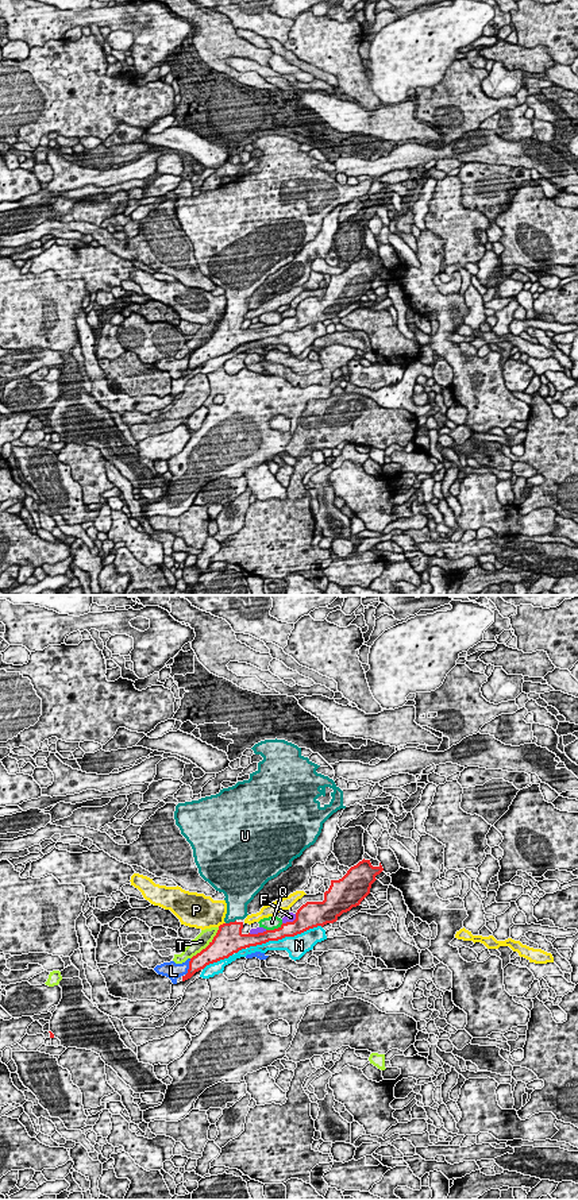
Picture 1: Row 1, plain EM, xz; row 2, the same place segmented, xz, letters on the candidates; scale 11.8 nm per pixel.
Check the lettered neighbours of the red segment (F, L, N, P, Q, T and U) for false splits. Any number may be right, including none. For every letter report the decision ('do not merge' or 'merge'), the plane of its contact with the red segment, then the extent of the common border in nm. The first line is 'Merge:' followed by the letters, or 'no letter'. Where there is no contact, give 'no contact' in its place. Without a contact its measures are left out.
Merge: U
F: do not merge | xz | 220 nm
L: do not merge | xz | 220 nm
N: do not merge | xz | 950 nm
P: do not merge | xz | 110 nm
Q: do not merge | xz | 220 nm
T: do not merge | xz | 500 nm
U: merge | xz | 140 nm

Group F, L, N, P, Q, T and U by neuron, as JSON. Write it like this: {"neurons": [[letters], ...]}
{"neurons": [["F"], ["L"], ["N"], ["P"], ["Q"], ["T"], ["U"]]}

